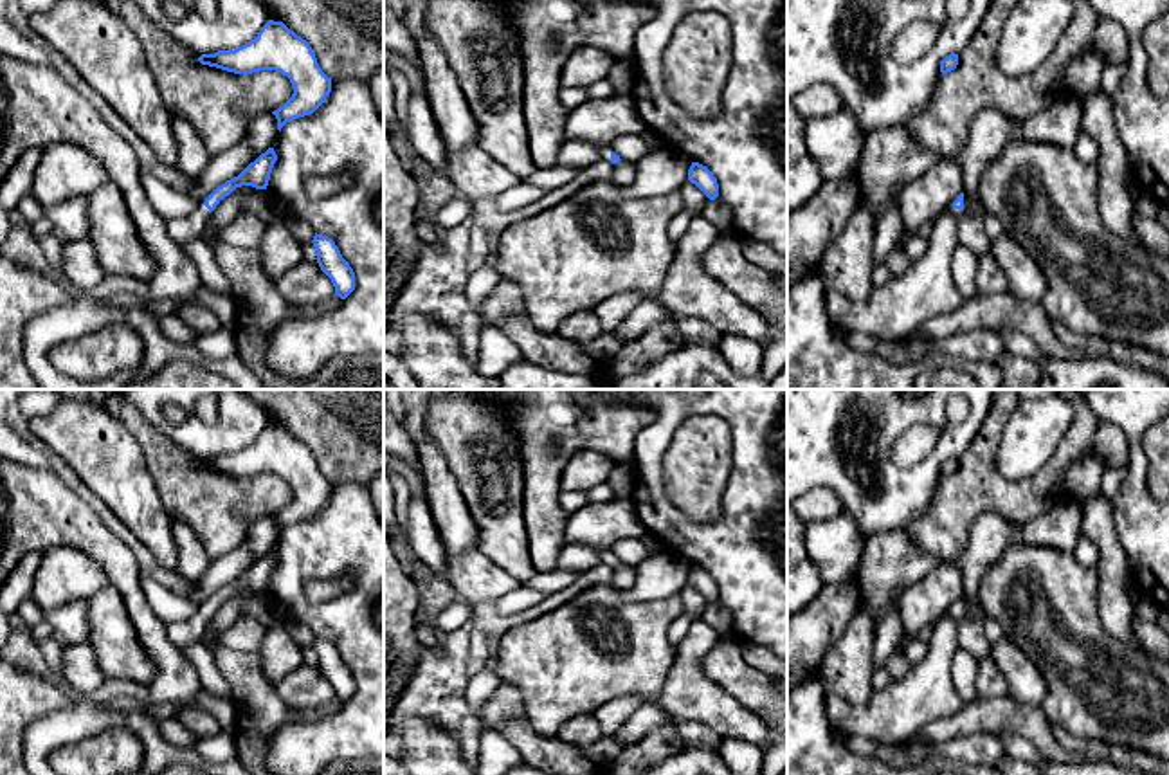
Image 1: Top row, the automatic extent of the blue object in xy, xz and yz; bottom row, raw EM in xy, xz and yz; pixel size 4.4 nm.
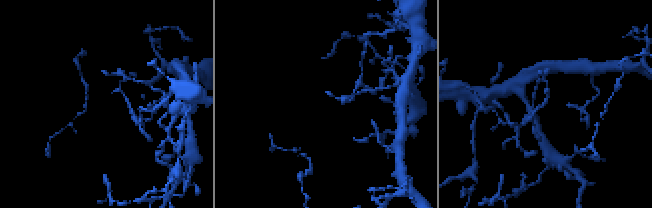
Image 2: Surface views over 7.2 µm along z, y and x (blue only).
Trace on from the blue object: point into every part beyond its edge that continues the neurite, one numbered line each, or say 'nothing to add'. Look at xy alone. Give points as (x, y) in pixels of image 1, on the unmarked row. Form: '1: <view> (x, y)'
1: xy (186, 633)

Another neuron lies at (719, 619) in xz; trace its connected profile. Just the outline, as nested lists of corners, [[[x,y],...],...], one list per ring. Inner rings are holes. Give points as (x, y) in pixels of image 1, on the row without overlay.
[[[719,600],[711,604],[708,624],[717,629],[719,633],[731,631],[733,618],[731,613],[719,606]]]

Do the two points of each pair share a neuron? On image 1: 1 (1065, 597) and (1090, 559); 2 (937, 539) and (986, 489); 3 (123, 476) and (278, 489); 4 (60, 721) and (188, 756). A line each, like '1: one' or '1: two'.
1: two
2: one
3: two
4: one

